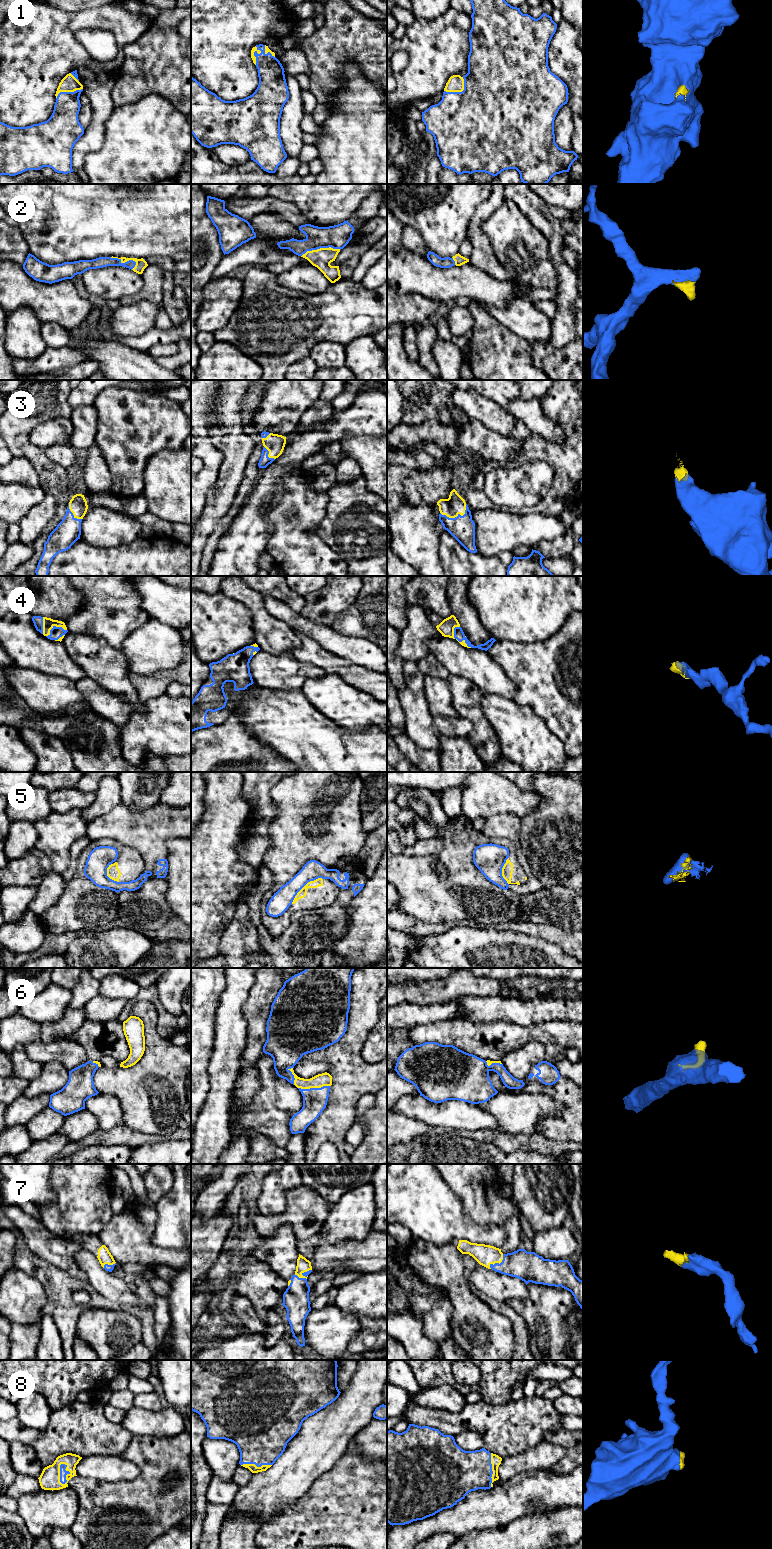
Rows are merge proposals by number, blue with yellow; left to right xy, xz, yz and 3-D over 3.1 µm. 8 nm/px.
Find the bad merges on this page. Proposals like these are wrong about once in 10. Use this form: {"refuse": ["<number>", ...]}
{"refuse": ["5"]}

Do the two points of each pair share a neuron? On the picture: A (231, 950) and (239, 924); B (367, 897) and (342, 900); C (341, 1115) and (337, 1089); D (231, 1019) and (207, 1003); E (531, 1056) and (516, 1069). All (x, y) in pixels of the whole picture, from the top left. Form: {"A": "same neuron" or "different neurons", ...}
{"A": "same neuron", "B": "different neurons", "C": "same neuron", "D": "different neurons", "E": "same neuron"}

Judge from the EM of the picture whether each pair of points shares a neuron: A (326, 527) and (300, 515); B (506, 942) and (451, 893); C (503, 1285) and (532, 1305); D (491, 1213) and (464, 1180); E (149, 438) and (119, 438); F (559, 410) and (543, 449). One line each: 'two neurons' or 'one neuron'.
A: two neurons
B: two neurons
C: two neurons
D: one neuron
E: one neuron
F: one neuron

